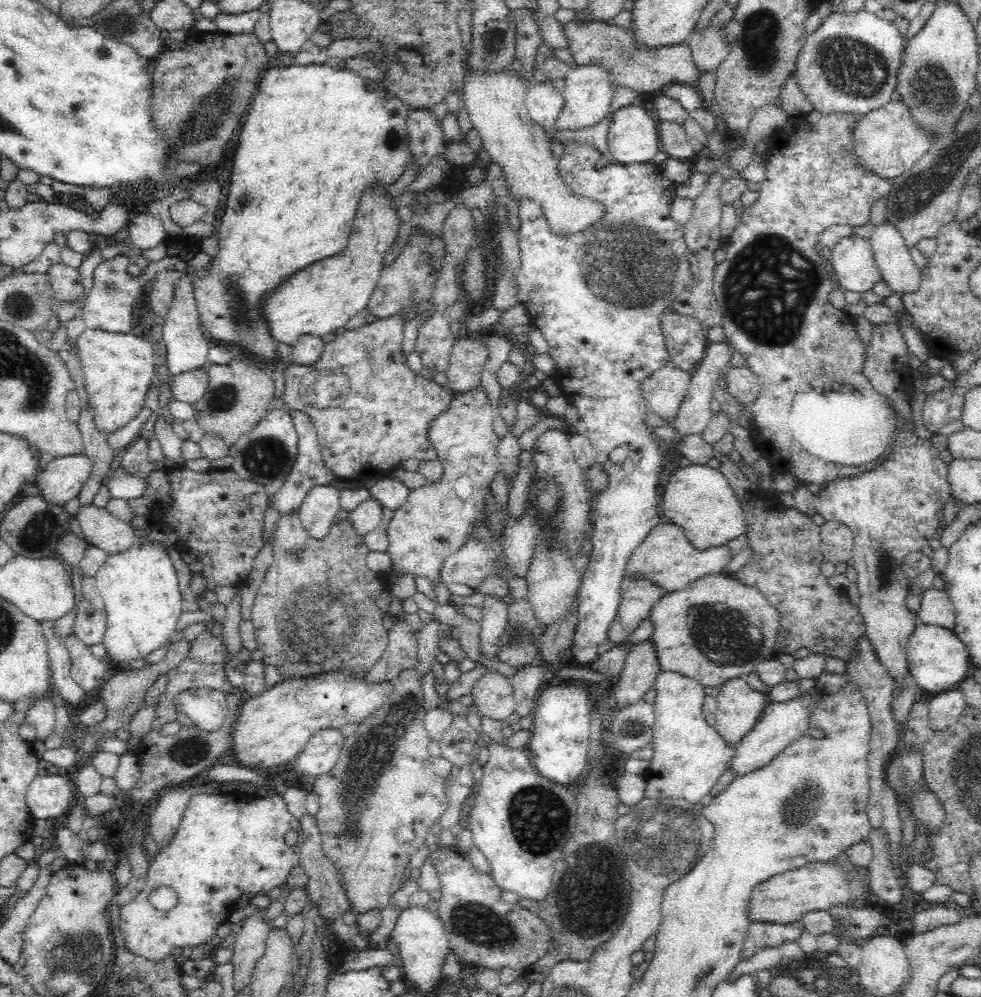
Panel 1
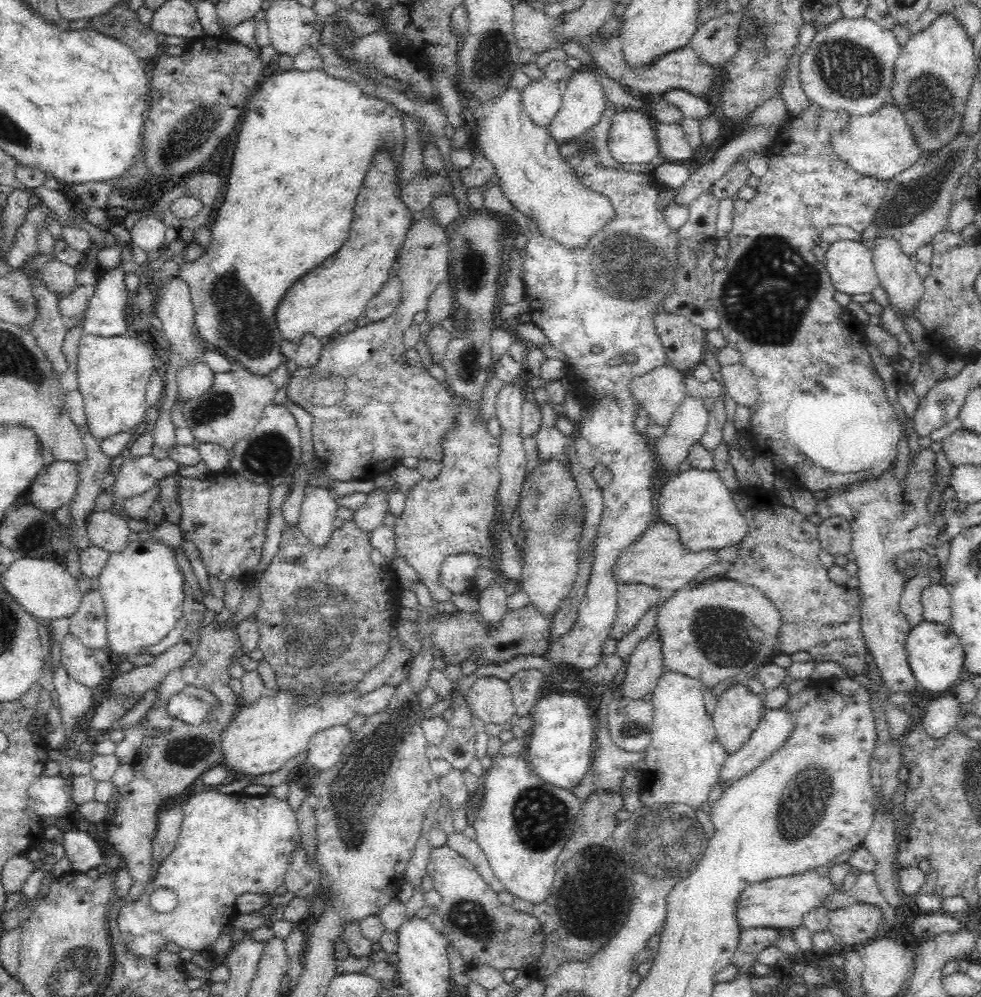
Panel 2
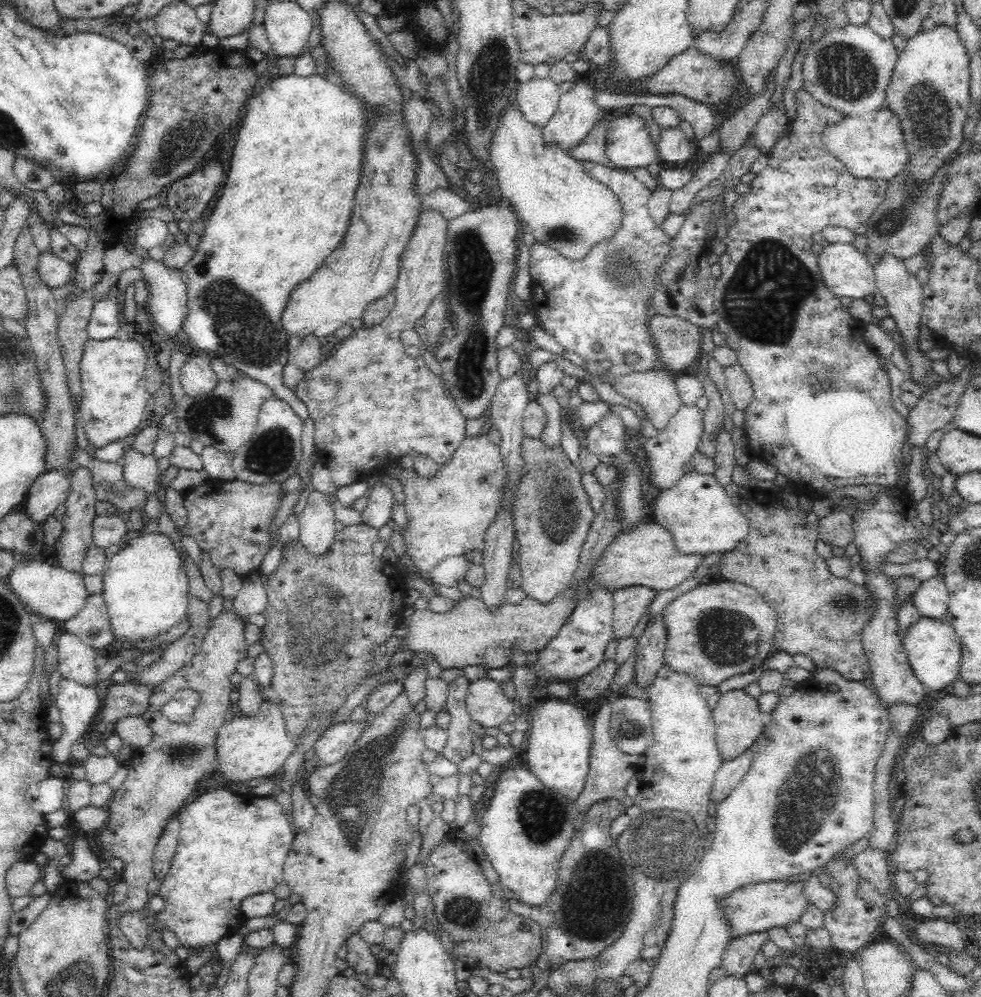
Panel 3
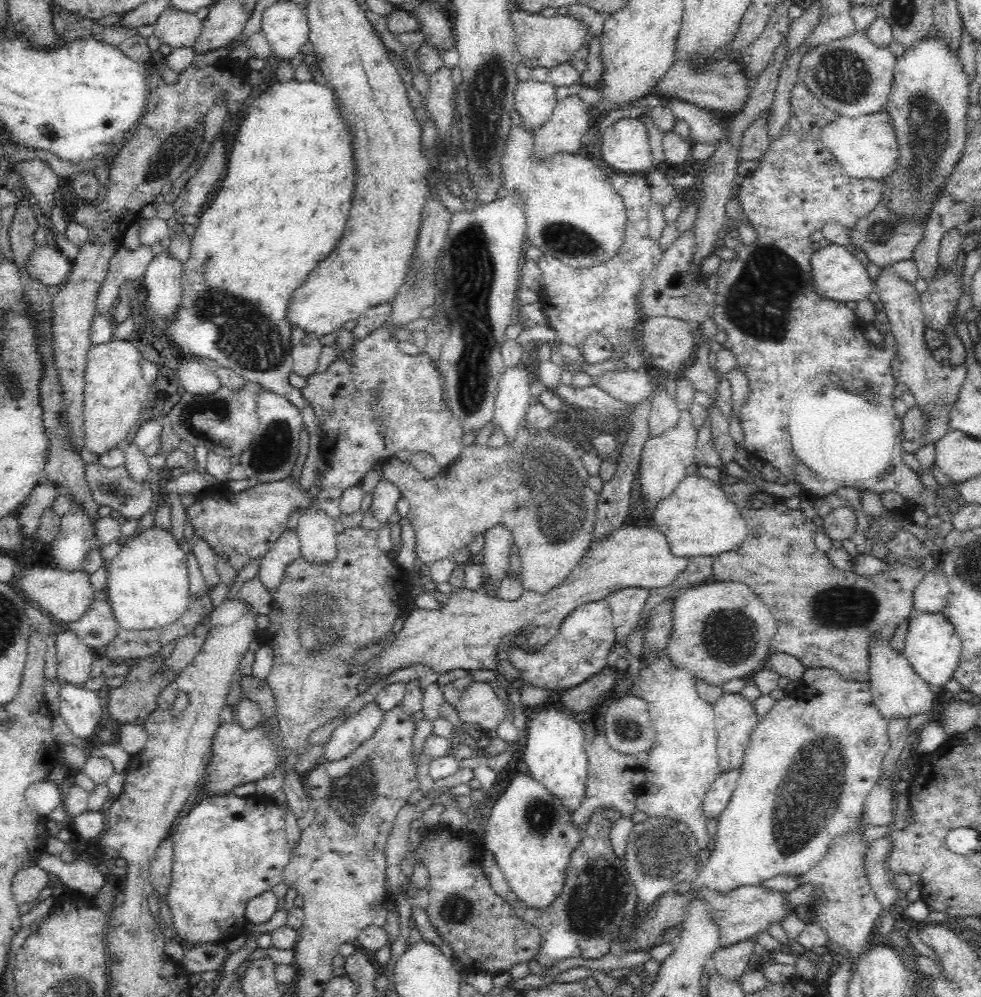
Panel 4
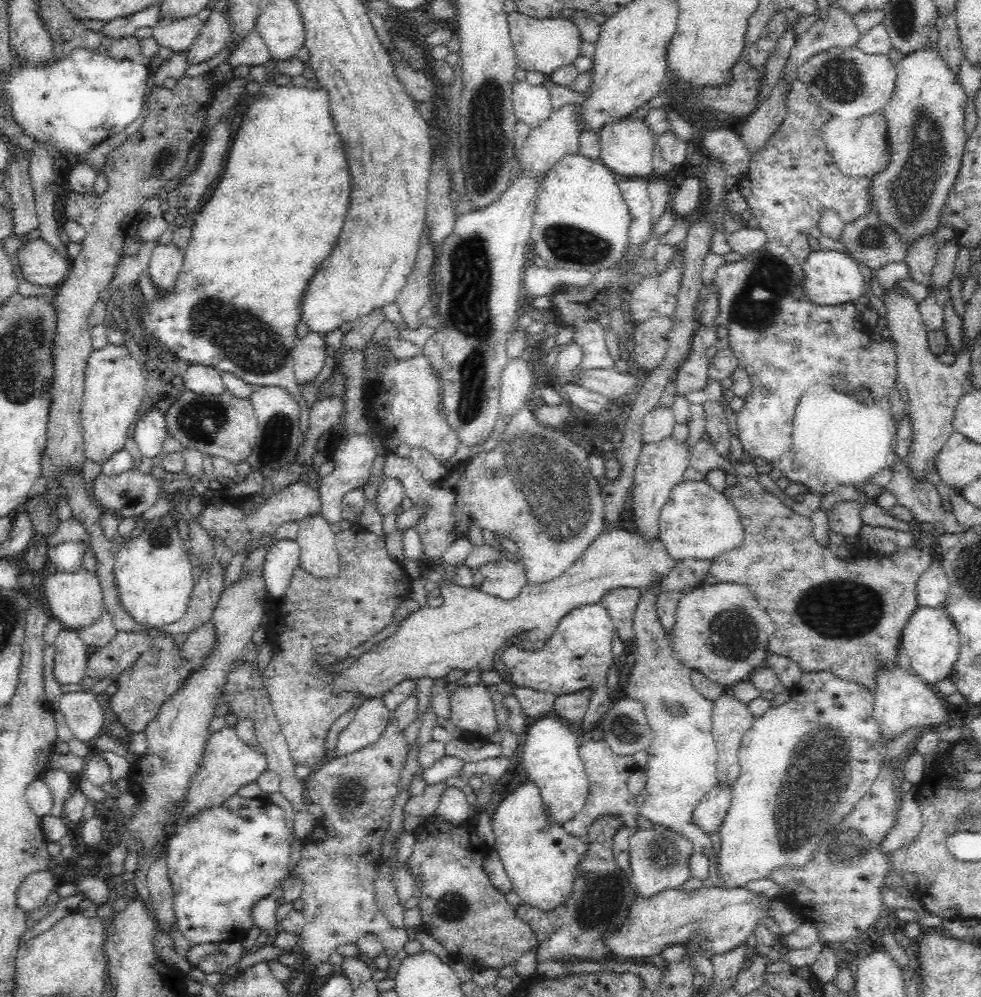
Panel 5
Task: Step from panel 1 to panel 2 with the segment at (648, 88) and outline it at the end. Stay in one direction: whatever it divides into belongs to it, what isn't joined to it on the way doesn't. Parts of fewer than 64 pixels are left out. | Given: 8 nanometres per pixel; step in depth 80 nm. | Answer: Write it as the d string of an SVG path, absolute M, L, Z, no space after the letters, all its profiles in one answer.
M596 30L594 34L590 34L586 40L582 40L579 44L588 51L588 55L592 57L592 63L596 63L596 67L600 67L608 77L613 78L641 97L659 97L661 93L668 92L672 88L682 88L700 98L707 99L708 90L712 88L712 84L716 82L716 76L719 75L719 68L710 67L704 63L690 45L683 45L678 50L662 54L662 56L654 58L654 62L650 62L642 68L633 68L625 61L619 33L603 36L603 32Z

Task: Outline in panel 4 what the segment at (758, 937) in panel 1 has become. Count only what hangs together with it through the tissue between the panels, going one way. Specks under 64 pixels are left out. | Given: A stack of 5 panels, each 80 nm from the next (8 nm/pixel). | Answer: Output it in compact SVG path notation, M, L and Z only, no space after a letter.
M748 938L736 944L728 944L724 948L720 947L713 954L711 967L724 978L739 981L748 970L755 944L755 938Z

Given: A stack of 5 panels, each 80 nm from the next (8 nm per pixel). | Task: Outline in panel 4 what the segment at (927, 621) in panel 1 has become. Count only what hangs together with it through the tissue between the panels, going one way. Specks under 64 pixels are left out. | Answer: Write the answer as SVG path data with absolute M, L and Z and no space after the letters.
M934 568L924 575L919 582L916 590L913 592L913 608L916 614L930 613L938 614L946 606L950 585L946 582L942 569Z

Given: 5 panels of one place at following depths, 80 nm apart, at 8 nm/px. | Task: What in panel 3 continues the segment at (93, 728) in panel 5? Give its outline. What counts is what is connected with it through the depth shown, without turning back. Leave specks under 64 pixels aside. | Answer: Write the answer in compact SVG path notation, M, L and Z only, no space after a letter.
M62 676L55 702L60 711L62 733L53 743L51 755L54 762L67 764L71 762L71 746L81 741L90 722L96 719L101 701L94 686L84 686Z

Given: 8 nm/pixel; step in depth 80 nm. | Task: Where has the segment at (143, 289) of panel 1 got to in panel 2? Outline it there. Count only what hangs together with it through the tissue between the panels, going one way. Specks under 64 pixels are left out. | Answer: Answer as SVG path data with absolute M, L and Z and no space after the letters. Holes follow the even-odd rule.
M297 68L284 70L278 74L270 75L266 81L259 83L258 88L252 93L245 106L244 120L242 120L240 132L238 132L238 142L236 142L236 150L234 150L234 160L232 160L224 202L218 208L216 220L208 226L212 236L210 246L200 258L190 263L182 263L179 270L179 277L189 284L191 290L191 299L195 310L195 332L208 350L220 351L232 360L233 364L238 364L238 366L264 377L268 377L268 374L283 362L283 356L280 353L282 335L280 335L280 329L278 329L276 319L274 319L276 306L280 304L288 286L292 286L302 274L310 272L320 262L324 262L329 256L332 256L346 242L348 232L350 232L350 224L352 224L352 216L354 216L354 202L357 201L358 190L368 174L374 156L378 156L378 152L389 152L394 165L396 165L396 170L398 170L405 149L406 134L402 120L406 116L405 112L401 112L391 102L362 93L354 81L334 77L319 68L310 69L308 72L302 72ZM129 247L122 249L122 260L114 268L101 268L97 273L95 290L87 302L83 312L83 326L85 334L97 334L98 336L120 336L128 331L128 323L125 317L126 305L132 302L133 295L124 283L124 265L131 262L132 253Z

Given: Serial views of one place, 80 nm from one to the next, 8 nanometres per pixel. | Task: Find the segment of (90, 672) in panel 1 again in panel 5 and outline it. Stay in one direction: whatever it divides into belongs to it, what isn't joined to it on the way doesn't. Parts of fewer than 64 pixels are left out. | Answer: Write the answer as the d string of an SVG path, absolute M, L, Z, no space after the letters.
M62 629L56 638L53 673L60 684L80 684L88 668L90 652L76 629Z

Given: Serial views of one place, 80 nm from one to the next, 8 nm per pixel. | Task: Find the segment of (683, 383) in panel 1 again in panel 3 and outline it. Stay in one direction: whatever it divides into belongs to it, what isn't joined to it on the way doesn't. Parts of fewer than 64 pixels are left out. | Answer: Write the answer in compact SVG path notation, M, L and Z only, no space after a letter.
M660 366L646 372L616 378L616 393L640 405L658 431L664 431L683 405L674 372Z

